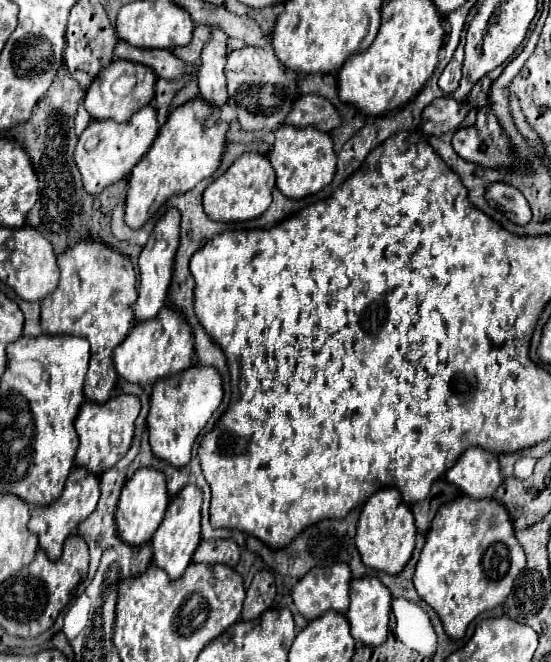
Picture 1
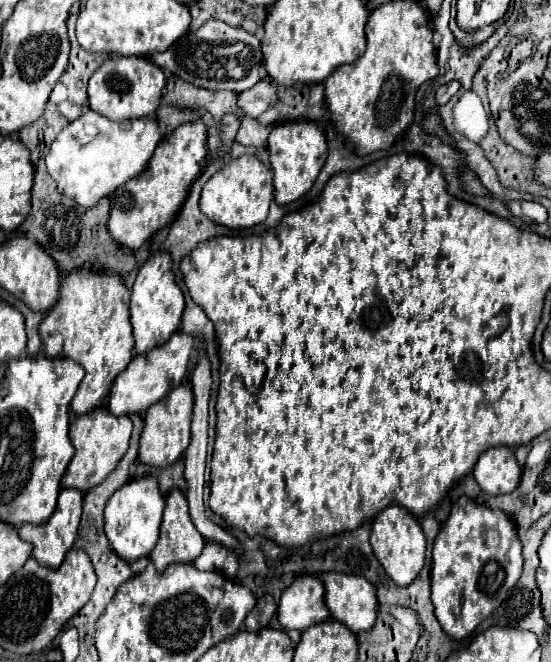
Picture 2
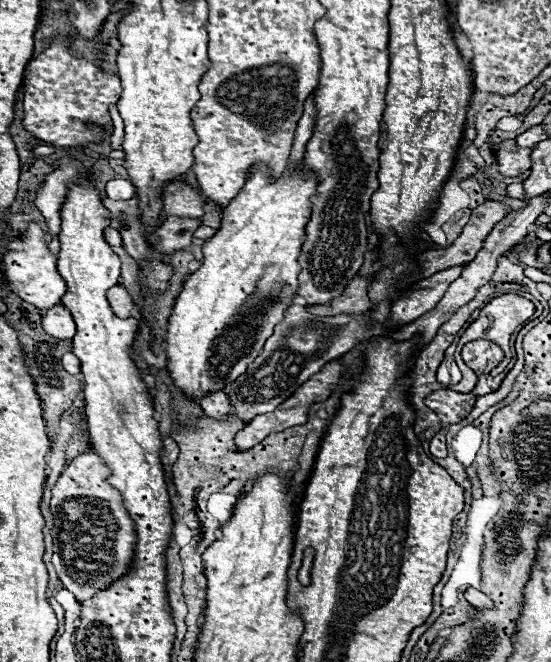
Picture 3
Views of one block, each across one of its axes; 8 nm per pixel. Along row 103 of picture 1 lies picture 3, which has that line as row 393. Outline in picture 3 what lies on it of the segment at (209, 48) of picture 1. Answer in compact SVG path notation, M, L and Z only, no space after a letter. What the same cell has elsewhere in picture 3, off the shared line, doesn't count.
M222 390L210 392L210 394L202 396L200 406L202 406L202 410L204 410L208 416L212 416L212 418L224 418L224 416L230 414L230 408L232 408L230 402L228 402L228 396L226 396Z

